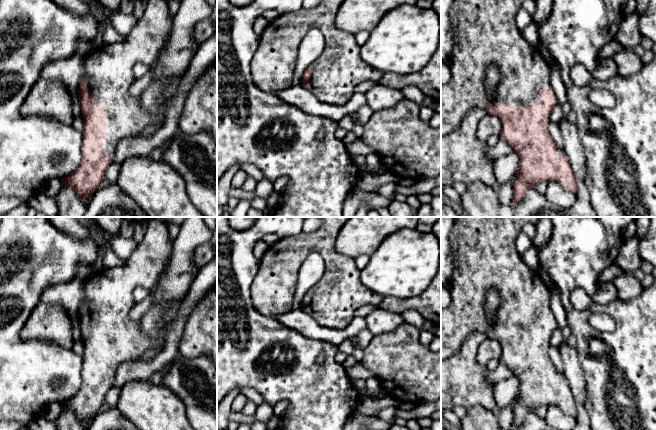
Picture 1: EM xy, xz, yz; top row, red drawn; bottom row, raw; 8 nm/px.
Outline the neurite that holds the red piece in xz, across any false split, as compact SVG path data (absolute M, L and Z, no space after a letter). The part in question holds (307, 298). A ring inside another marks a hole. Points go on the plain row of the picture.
M322 217L321 226L311 233L279 239L270 245L259 260L259 269L251 284L251 299L262 315L277 318L292 309L299 269L311 253L318 253L325 262L322 279L303 298L303 311L310 314L320 325L334 330L345 329L354 319L354 313L364 305L379 307L383 297L361 283L361 271L355 259L335 250L337 236L350 217Z

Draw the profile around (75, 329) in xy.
M78 321L72 322L71 334L72 334L73 342L83 340L83 337L81 334L81 327Z

